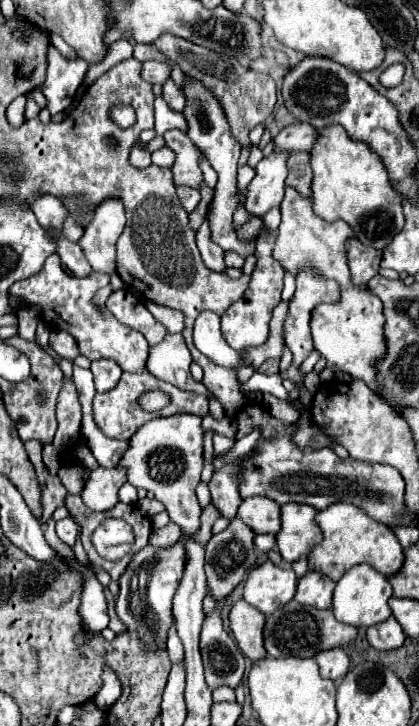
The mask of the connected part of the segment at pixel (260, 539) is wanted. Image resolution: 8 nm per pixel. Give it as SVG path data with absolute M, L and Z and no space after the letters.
M258 534L256 536L256 548L262 552L270 552L276 548L276 536L274 534Z

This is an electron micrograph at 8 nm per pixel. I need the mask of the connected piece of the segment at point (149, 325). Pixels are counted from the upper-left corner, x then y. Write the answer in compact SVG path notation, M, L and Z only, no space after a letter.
M114 290L106 306L118 322L142 332L150 346L158 346L164 340L166 328L154 320L154 316L148 312L142 300L136 300L134 296L130 298L126 290Z

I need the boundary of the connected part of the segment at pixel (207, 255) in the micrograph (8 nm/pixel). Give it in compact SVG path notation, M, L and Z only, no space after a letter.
M208 220L198 228L198 236L196 236L200 254L204 260L204 264L214 270L214 272L226 272L226 262L224 262L224 250L220 250L212 240L210 240L210 228L208 228Z

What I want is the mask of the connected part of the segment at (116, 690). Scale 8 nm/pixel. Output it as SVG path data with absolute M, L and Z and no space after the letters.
M108 670L104 672L104 678L102 678L102 680L104 680L104 682L102 682L102 690L98 692L98 696L96 696L94 700L98 702L98 708L100 708L100 710L108 710L108 706L118 700L122 688L120 688L118 680L116 680Z

